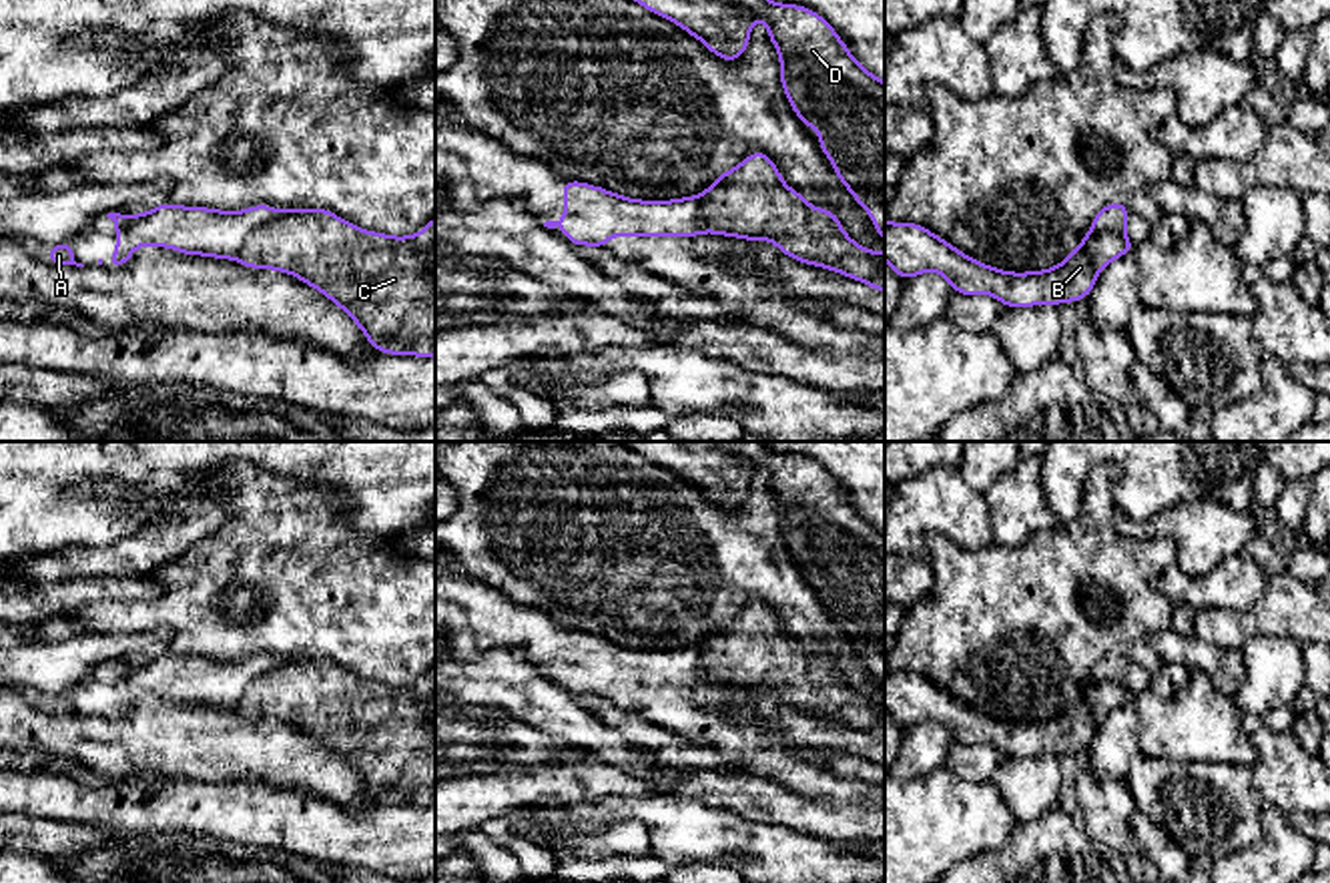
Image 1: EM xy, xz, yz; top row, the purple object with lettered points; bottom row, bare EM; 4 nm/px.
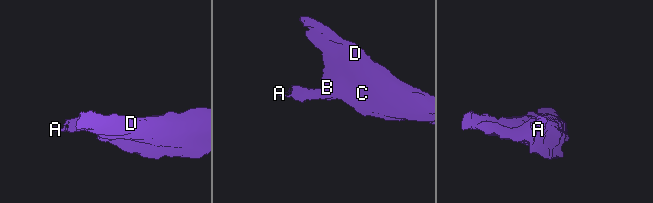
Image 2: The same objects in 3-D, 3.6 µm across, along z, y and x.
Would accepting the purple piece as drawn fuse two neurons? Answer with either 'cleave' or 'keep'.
cleave

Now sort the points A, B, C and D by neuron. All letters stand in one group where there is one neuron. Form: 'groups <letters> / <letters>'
groups A / B C D

